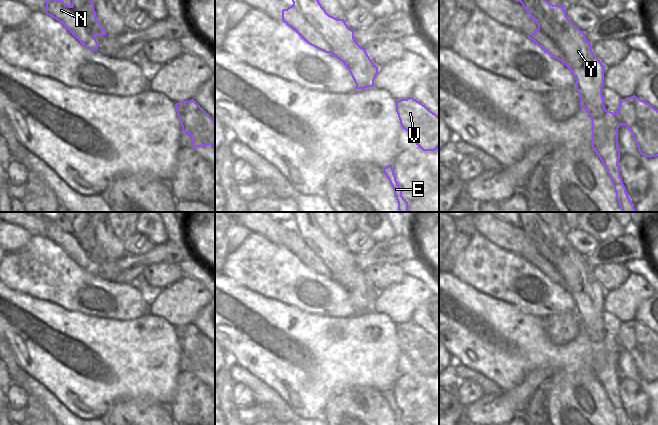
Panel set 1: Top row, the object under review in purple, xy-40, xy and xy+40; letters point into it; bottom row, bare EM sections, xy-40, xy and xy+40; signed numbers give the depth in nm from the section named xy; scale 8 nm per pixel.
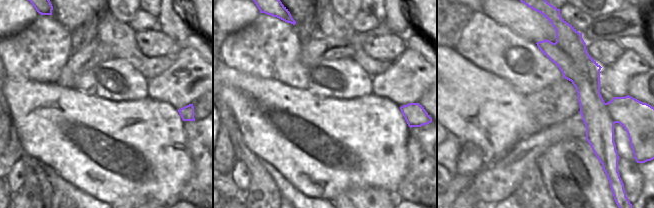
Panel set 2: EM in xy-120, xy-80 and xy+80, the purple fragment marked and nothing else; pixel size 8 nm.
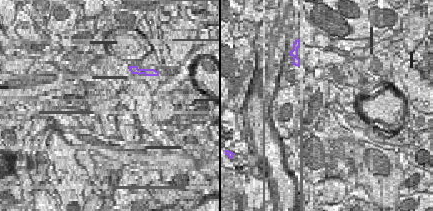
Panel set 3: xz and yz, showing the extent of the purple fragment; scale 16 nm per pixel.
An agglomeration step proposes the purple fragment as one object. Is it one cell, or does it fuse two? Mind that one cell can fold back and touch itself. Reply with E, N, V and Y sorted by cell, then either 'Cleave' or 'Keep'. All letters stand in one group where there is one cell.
Groups: E Y / N V. Cleave

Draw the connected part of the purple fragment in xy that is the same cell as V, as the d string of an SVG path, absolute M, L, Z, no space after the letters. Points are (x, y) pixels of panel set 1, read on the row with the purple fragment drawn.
M413 97L396 101L396 112L402 129L405 129L410 134L412 140L420 149L423 151L435 151L439 148L438 115Z

